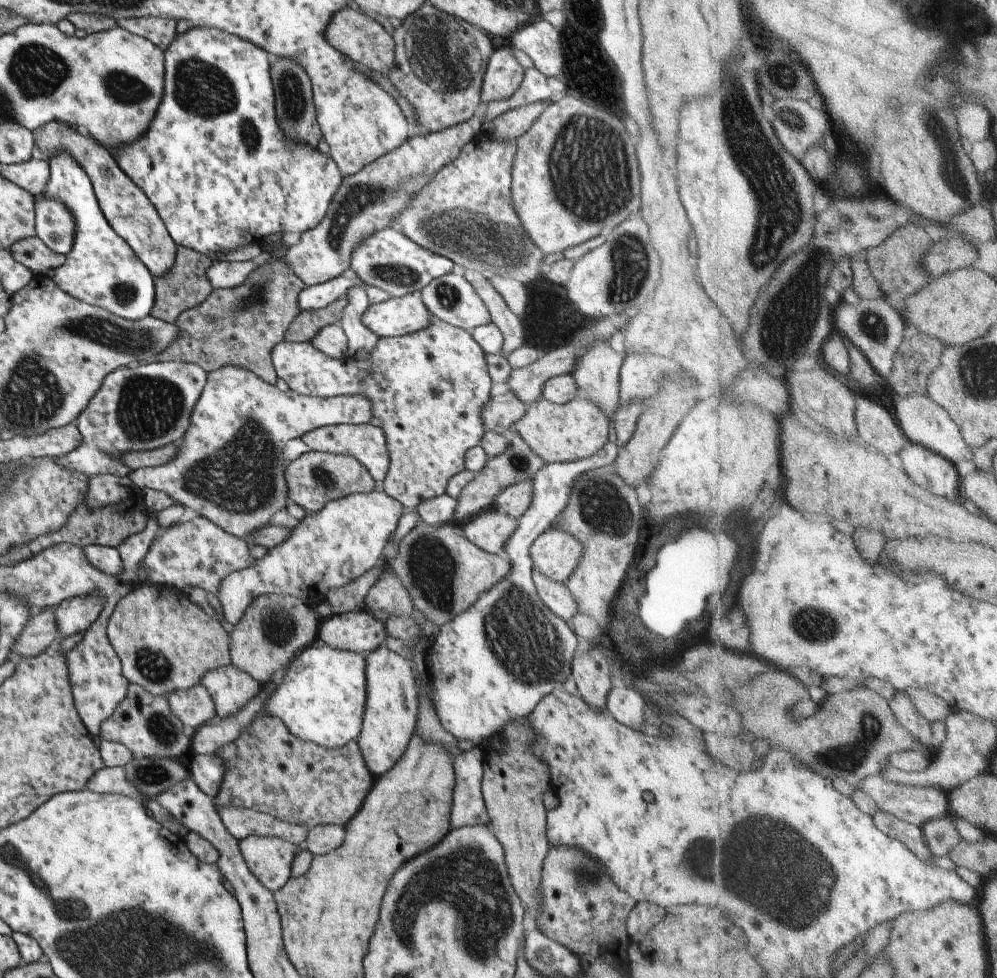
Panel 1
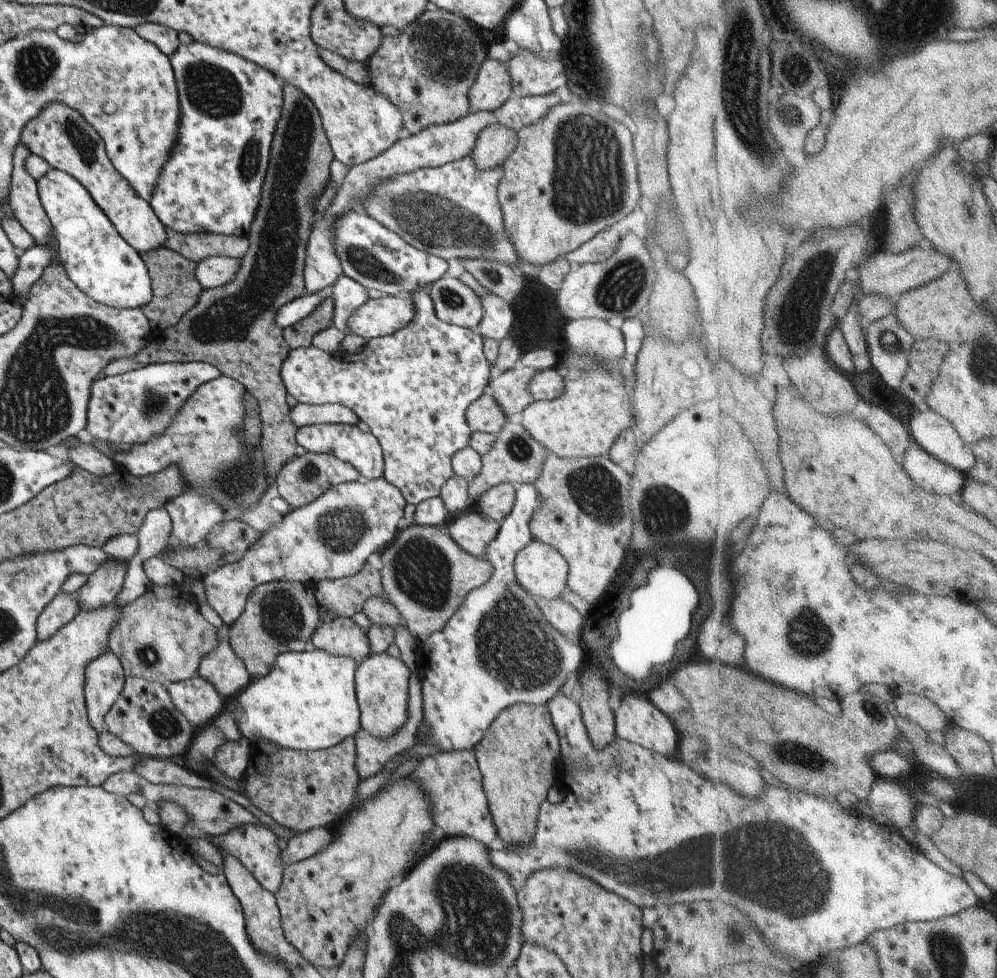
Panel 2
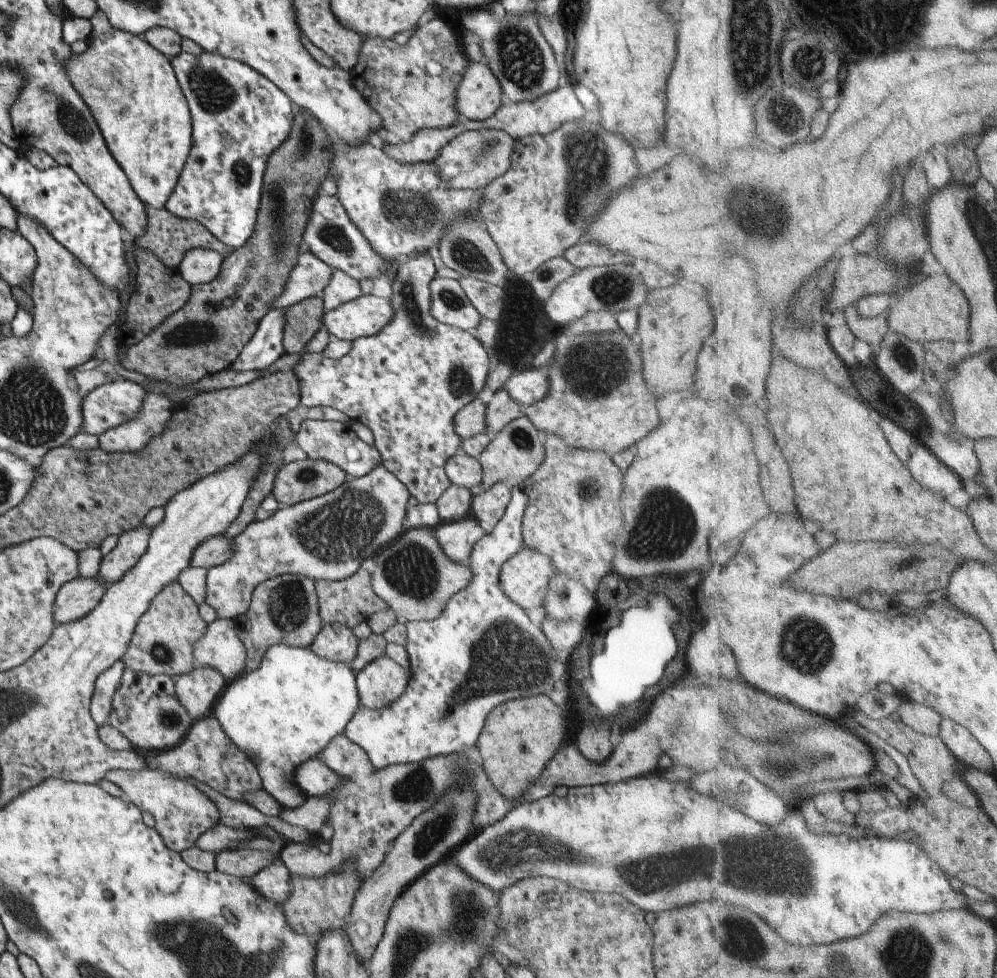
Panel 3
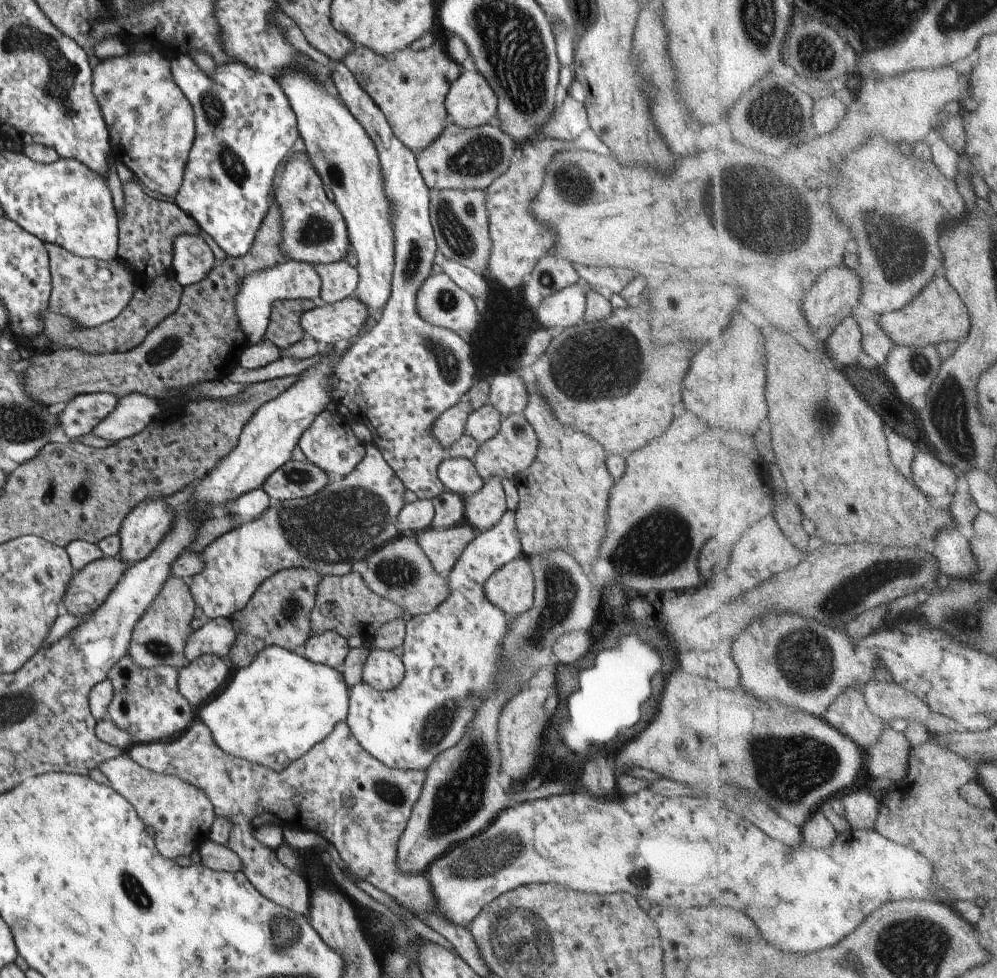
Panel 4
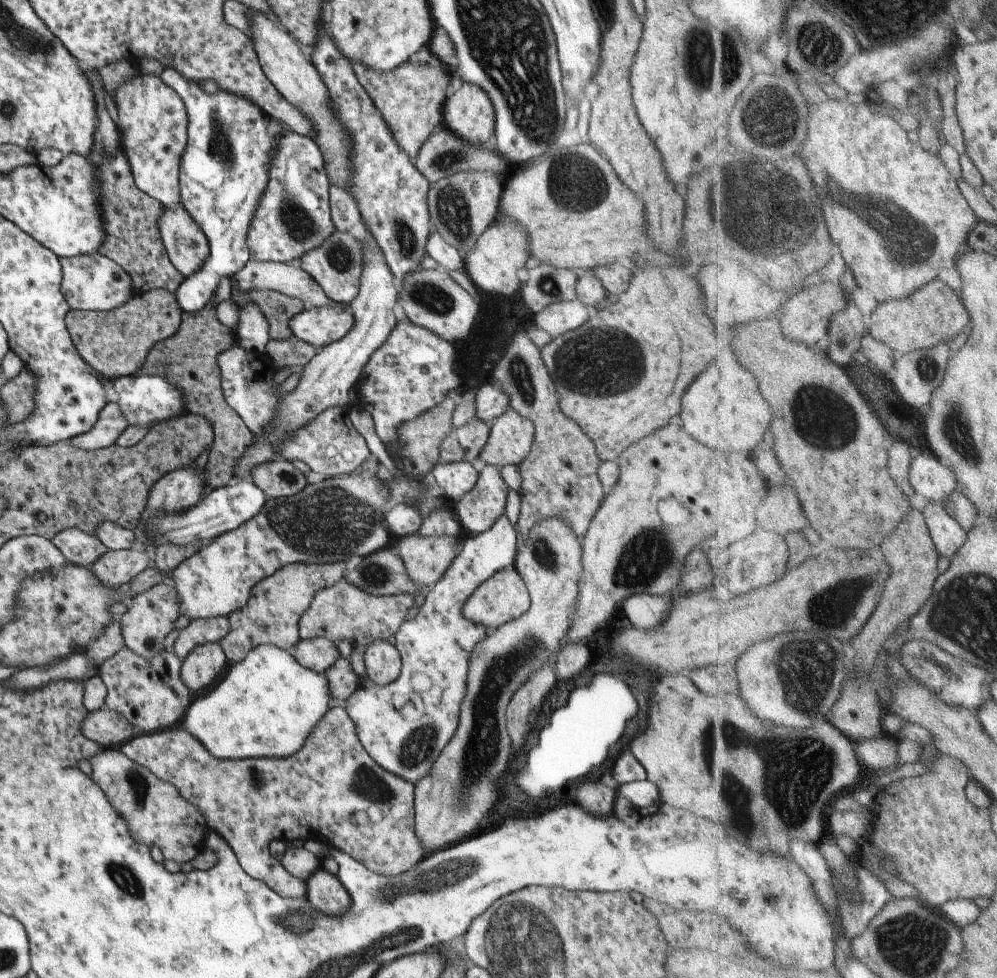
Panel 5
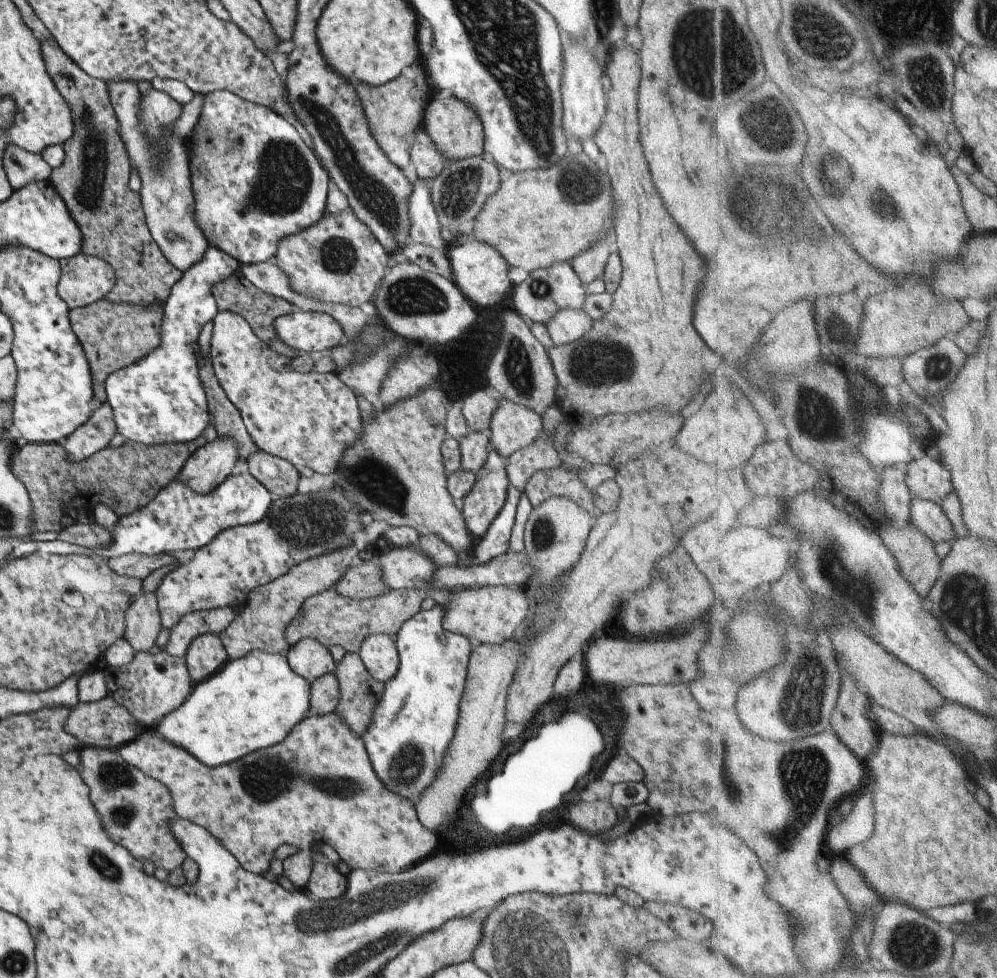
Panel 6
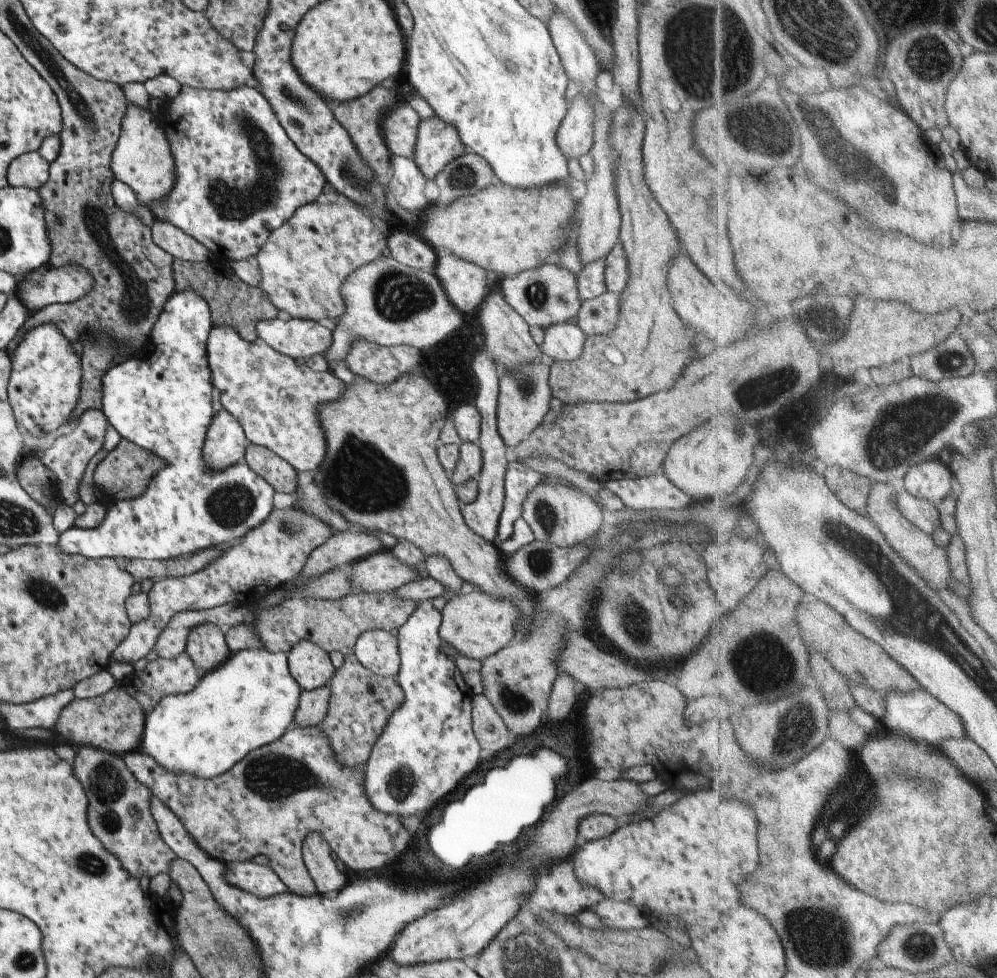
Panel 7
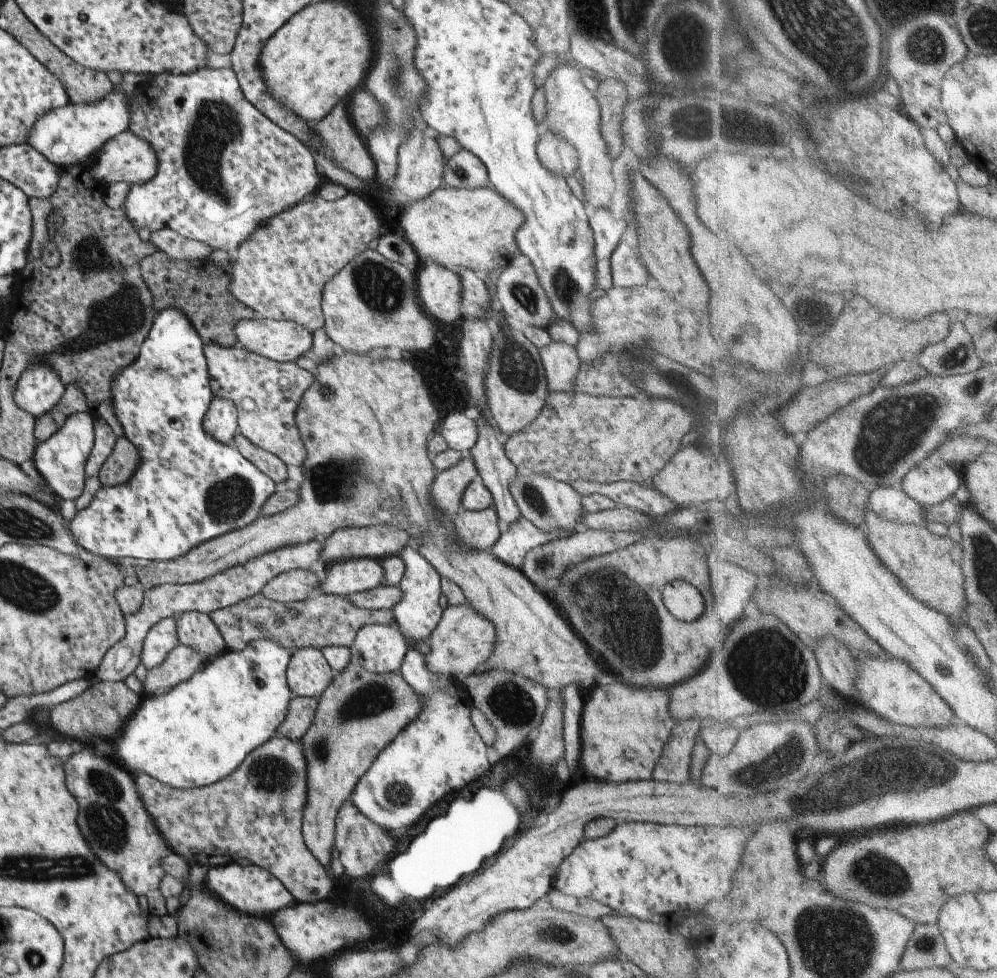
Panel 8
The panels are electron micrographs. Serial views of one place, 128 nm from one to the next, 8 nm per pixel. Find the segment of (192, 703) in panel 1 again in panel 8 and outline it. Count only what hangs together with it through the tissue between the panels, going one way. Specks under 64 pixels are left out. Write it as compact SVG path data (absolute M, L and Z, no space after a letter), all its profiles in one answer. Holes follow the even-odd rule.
M188 611L175 617L175 634L178 643L199 652L205 661L213 659L226 650L209 616L204 613Z

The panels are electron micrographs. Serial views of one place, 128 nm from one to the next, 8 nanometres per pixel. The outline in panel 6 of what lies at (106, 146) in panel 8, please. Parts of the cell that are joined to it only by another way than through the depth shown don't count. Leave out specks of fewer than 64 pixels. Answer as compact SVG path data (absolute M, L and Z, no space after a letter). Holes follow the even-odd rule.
M134 80L107 81L109 102L114 110L119 136L124 144L126 155L140 178L140 199L148 231L161 254L183 272L195 264L206 249L205 235L192 220L192 184L189 178L188 158L180 139L166 136L159 145L151 147L138 124L139 91Z

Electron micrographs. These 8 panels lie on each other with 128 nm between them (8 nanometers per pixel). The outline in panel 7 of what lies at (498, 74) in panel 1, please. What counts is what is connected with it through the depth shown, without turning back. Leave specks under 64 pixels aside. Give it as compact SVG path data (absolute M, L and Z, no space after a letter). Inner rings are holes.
M432 115L418 121L411 160L427 180L433 179L450 160L463 154L463 146L456 128Z

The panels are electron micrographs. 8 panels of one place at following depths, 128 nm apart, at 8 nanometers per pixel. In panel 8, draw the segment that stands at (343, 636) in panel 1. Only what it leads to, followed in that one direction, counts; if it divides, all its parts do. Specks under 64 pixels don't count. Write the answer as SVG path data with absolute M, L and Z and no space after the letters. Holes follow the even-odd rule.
M312 647L294 649L285 672L291 699L319 698L334 676L335 673L327 665L319 649Z

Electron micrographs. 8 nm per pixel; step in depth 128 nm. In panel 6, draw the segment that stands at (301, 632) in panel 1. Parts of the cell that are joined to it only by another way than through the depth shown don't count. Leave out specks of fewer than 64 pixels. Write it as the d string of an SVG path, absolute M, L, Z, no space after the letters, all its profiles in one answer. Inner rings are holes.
M353 544L341 547L336 551L294 564L283 576L250 590L246 601L238 608L238 611L235 609L236 615L229 626L217 635L228 659L239 658L253 649L284 654L290 646L284 632L286 626L298 614L301 603L309 595L333 587L343 573L353 563L359 561L359 556L360 553Z

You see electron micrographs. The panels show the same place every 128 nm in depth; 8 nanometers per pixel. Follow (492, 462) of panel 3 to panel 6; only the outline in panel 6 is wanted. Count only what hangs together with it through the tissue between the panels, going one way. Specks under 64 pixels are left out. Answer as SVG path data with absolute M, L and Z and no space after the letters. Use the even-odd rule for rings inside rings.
M501 398L498 401L499 406L488 424L488 446L504 460L515 451L527 448L536 439L541 430L541 419L536 412L514 402Z

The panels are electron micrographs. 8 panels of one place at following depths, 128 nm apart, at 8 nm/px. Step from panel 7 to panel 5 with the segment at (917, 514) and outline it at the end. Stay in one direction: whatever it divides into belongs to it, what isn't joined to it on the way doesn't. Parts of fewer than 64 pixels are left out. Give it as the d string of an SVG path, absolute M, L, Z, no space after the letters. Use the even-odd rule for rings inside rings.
M928 502L922 512L937 550L941 555L953 560L965 544L968 532L947 512L945 506Z

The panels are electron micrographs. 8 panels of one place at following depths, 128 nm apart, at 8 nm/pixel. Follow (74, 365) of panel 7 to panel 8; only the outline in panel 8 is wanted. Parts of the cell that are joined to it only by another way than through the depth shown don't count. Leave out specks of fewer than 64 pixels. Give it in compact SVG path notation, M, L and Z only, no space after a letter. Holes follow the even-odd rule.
M33 358L15 384L13 402L37 418L49 412L59 402L63 392L63 382L57 372L49 364Z

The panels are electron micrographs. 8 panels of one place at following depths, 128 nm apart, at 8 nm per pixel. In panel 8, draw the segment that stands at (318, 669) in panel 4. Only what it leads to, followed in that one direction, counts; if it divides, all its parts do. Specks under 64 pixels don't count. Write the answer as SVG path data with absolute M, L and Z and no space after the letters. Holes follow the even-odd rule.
M253 640L245 649L225 650L217 657L205 661L200 670L193 672L185 682L175 684L167 692L142 696L137 708L125 720L123 728L110 739L112 754L109 760L130 777L145 774L159 784L177 790L217 782L233 772L249 752L275 736L275 730L283 722L291 699L285 680L291 654L291 648L283 648L275 640Z

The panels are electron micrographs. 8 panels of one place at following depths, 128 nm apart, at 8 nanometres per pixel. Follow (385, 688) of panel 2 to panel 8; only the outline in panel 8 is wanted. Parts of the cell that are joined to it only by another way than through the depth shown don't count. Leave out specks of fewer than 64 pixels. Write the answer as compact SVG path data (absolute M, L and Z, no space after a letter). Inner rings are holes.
M365 624L349 647L350 661L371 675L395 672L405 656L406 641L395 624Z

